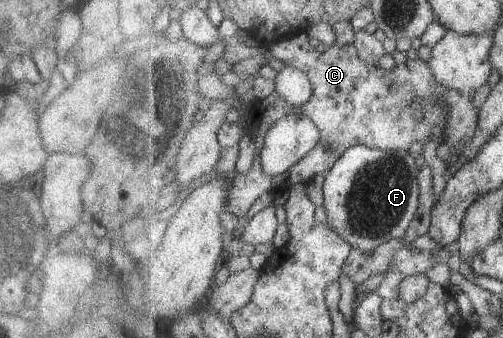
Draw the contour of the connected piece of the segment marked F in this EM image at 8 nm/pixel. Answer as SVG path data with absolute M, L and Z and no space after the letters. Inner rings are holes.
M352 146L327 173L324 207L328 227L343 235L354 249L375 251L393 239L403 239L420 207L420 170L409 151L384 151Z

